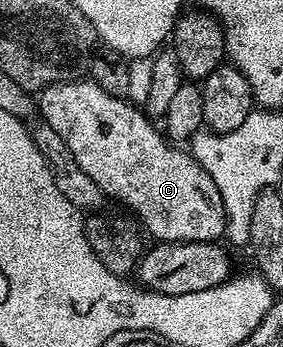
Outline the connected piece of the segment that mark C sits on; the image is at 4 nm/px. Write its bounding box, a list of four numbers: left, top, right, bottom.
[39,78,225,241]

